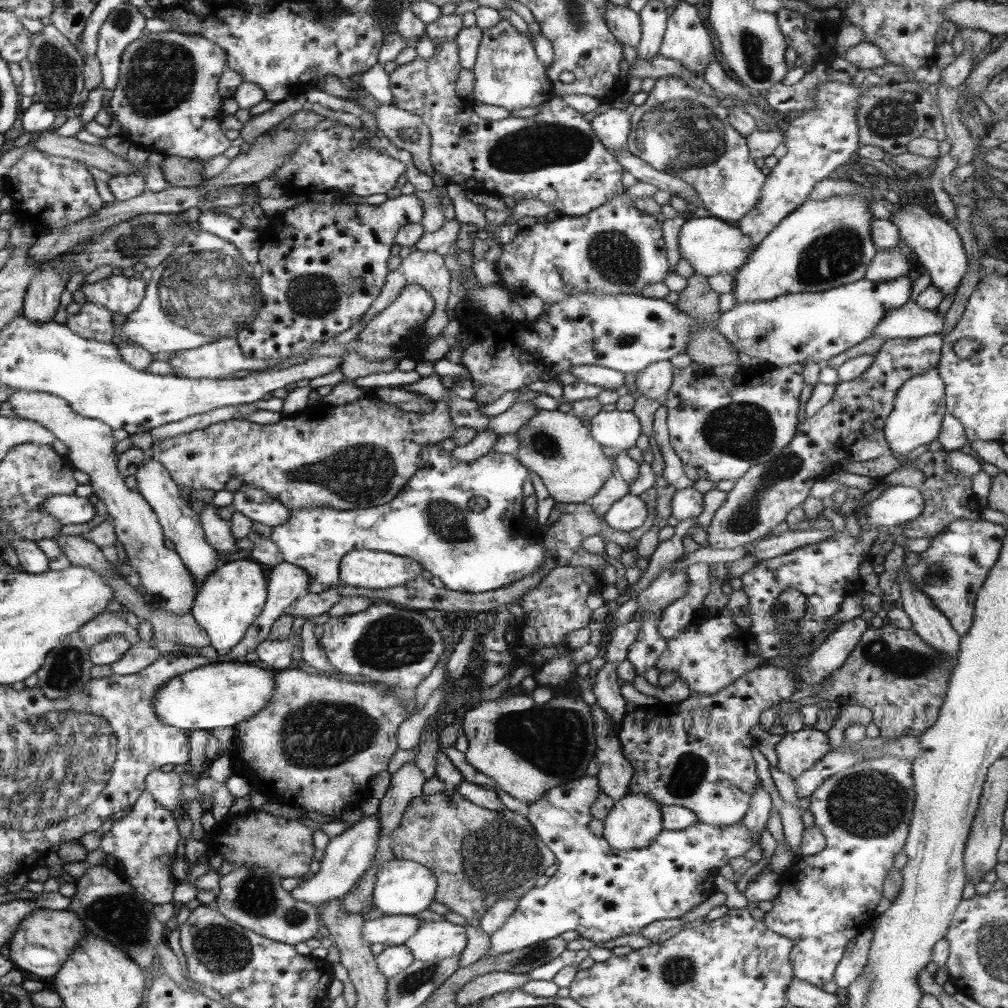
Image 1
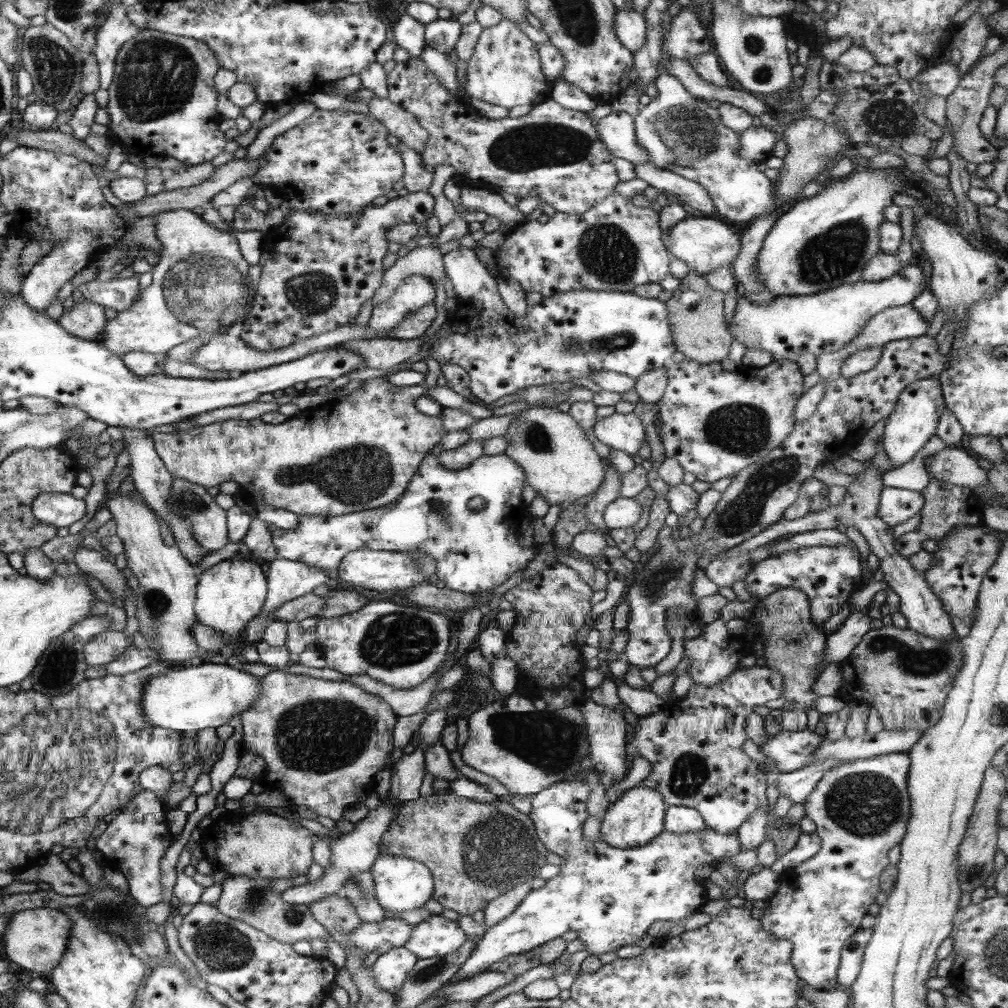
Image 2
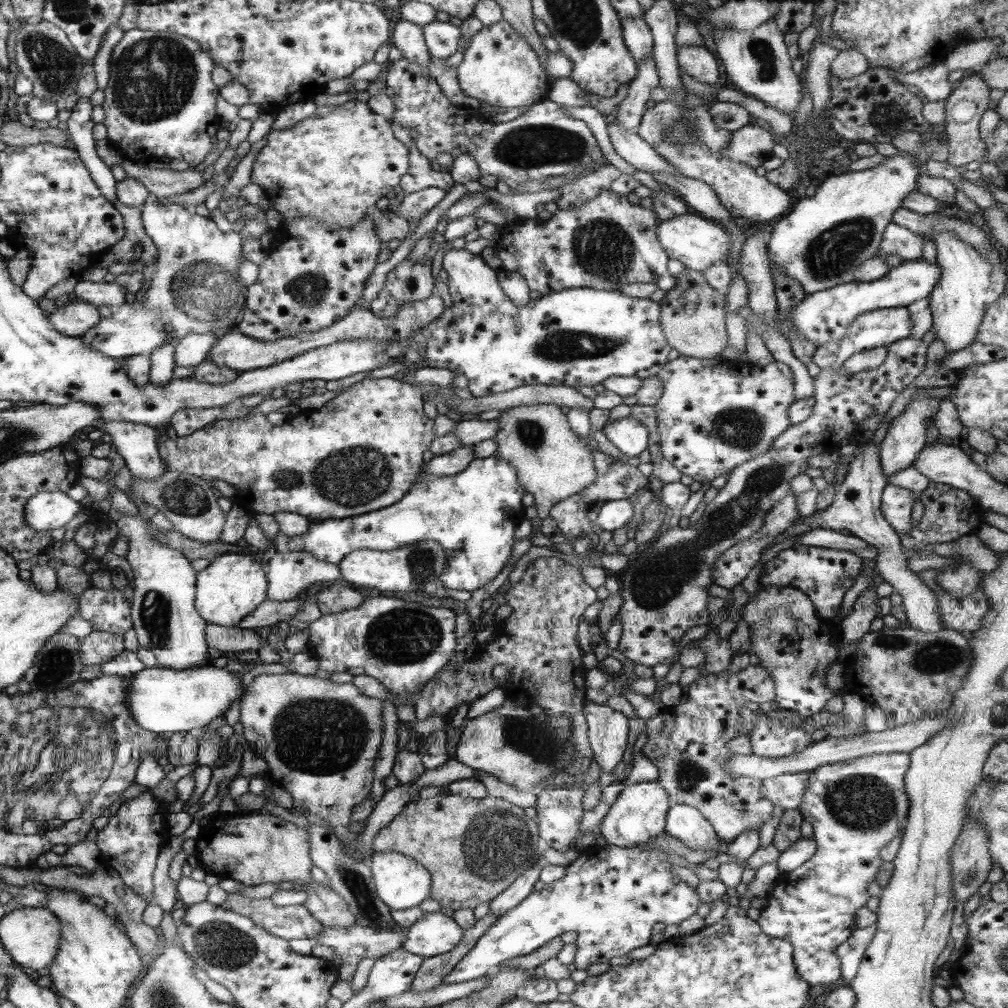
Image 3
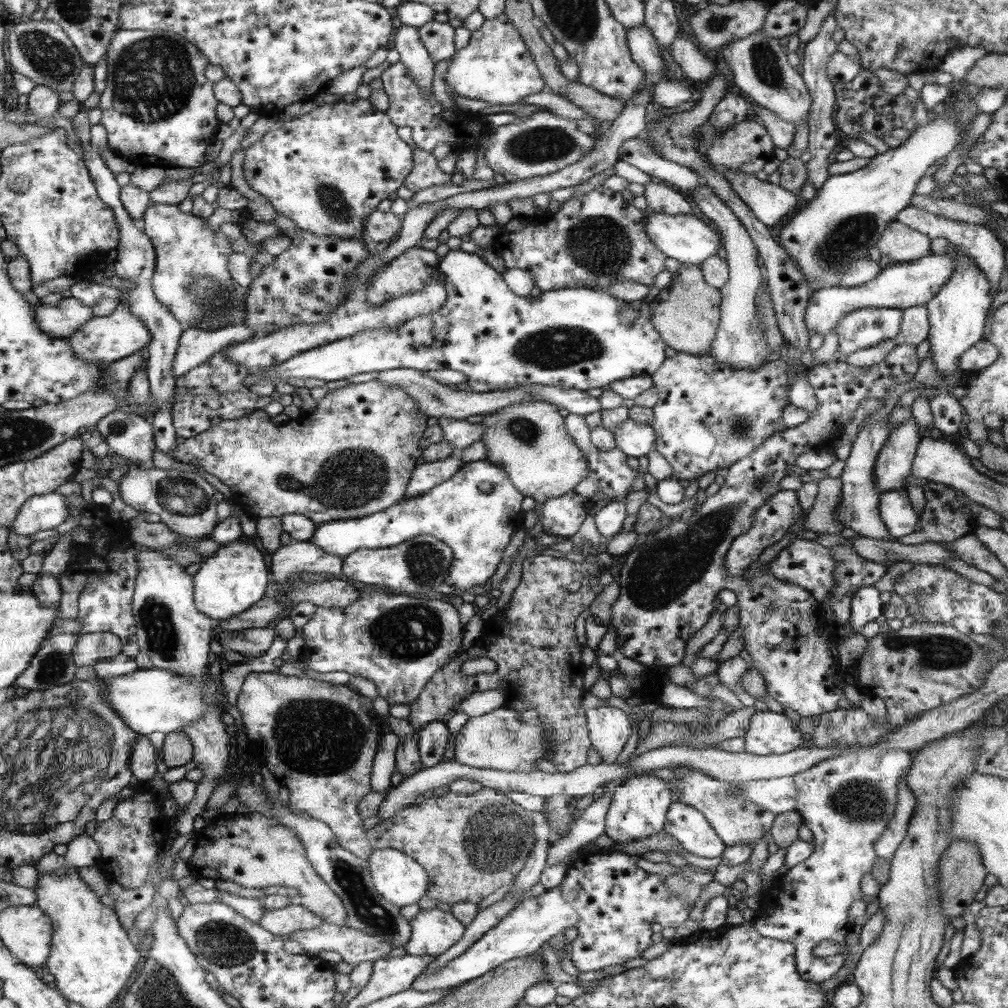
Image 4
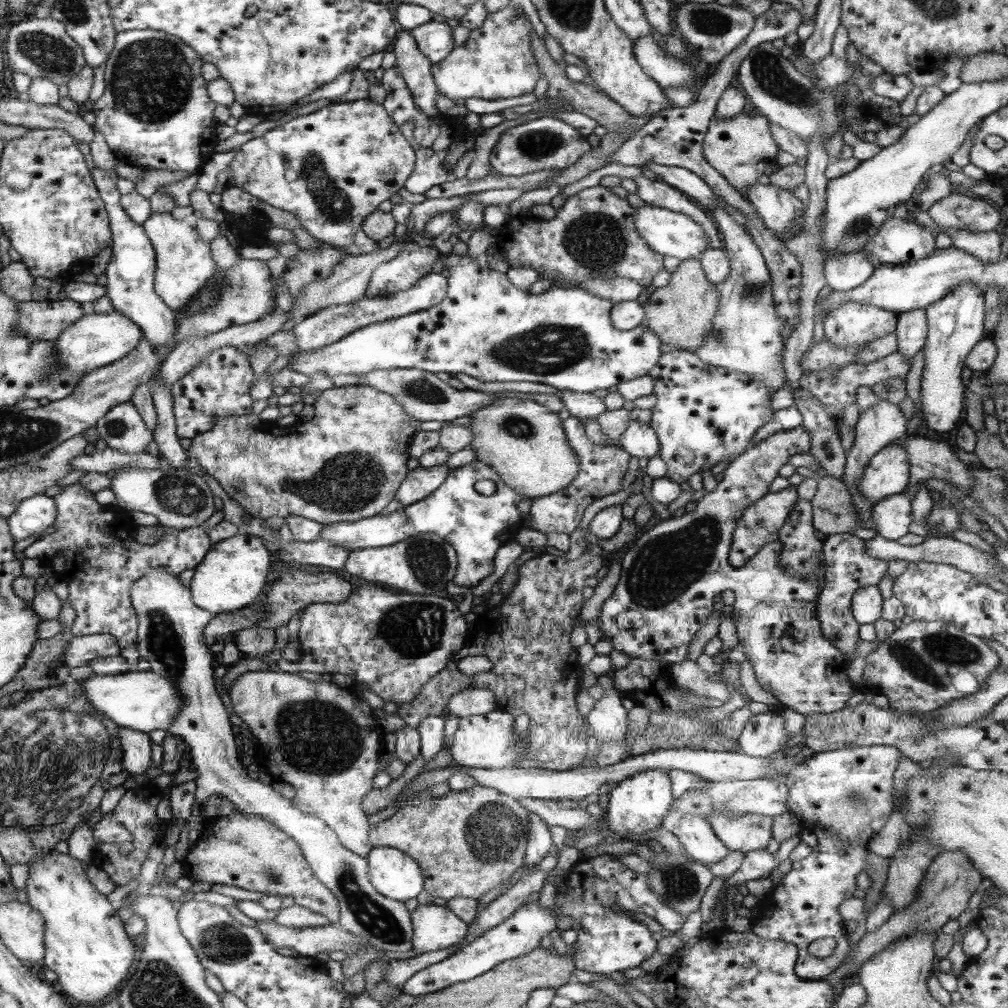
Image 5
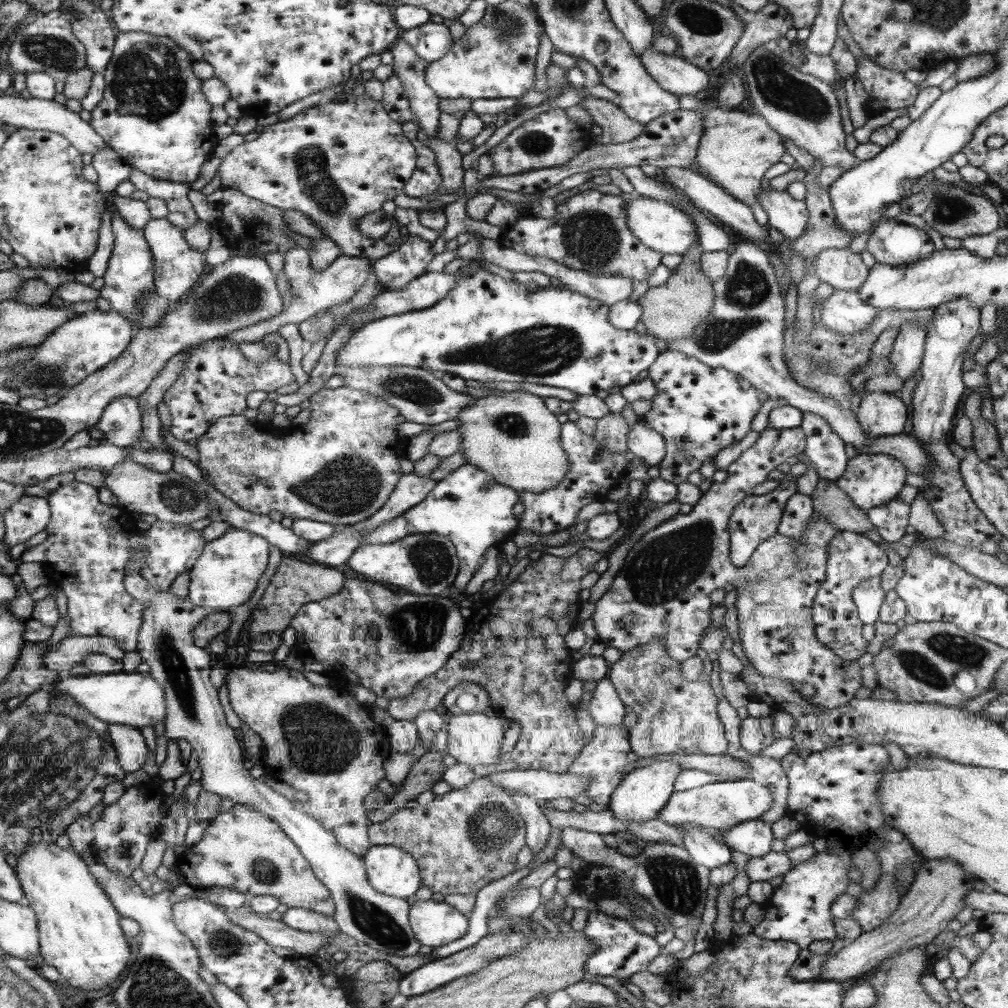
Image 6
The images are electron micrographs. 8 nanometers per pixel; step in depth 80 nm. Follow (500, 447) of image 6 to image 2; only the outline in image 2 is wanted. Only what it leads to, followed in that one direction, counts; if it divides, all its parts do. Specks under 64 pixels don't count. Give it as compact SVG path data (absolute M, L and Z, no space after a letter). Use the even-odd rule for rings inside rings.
M556 406L533 407L526 411L516 411L516 420L509 426L505 437L508 438L506 454L516 462L526 476L526 486L536 490L549 506L574 503L586 495L596 491L603 483L606 470L602 459L596 453L592 442L586 436L584 429L567 412L560 411Z

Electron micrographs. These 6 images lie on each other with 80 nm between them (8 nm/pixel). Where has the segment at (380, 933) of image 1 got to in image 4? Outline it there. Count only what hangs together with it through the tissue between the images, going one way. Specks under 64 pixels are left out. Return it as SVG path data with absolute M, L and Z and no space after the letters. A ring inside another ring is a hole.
M323 922L320 926L310 930L295 930L289 936L281 936L285 941L295 941L305 949L306 954L318 956L321 952L336 952L342 961L356 966L363 962L376 961L388 956L392 952L392 944L384 942L381 936L369 935L356 927L336 926Z

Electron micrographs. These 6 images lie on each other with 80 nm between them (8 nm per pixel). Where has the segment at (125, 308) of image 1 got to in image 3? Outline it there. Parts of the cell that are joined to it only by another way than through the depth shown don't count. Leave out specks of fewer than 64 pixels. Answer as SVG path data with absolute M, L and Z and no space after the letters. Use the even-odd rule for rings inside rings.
M78 280L75 289L77 298L80 301L100 307L106 304L111 308L122 306L130 297L126 287L118 284L116 280L107 282L82 281Z

